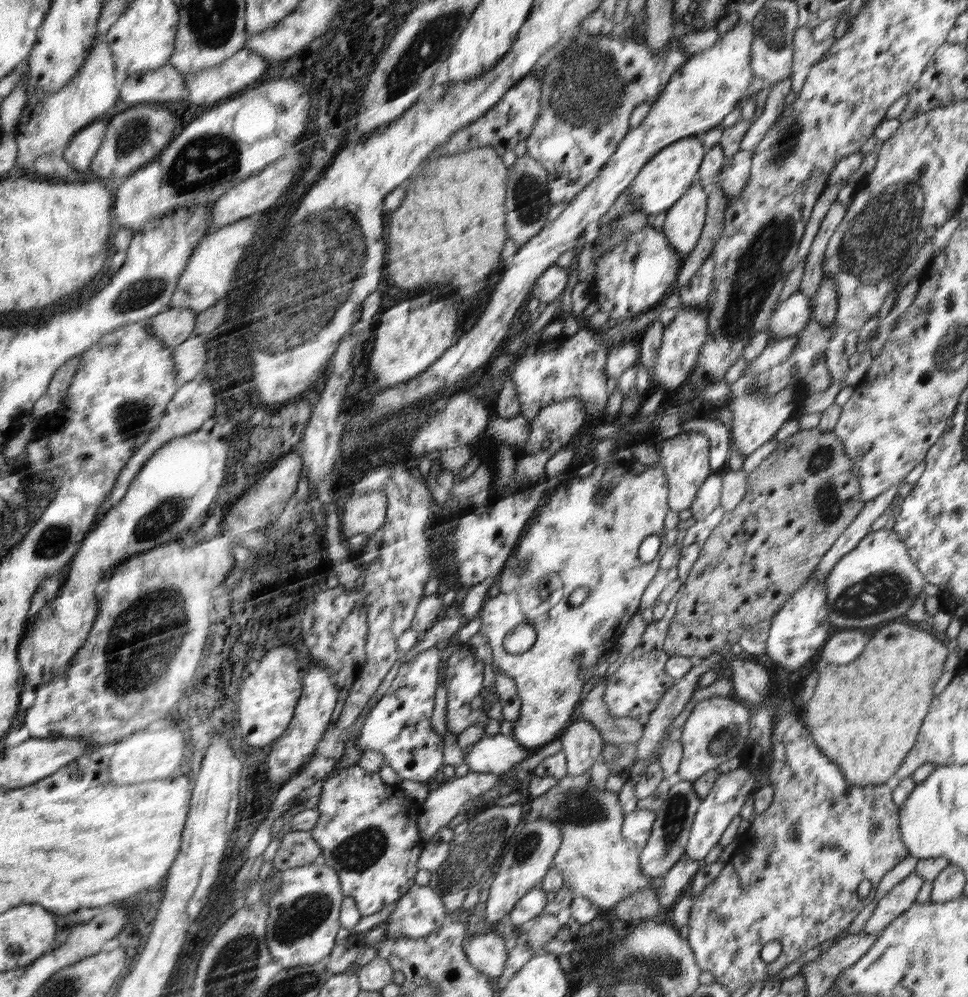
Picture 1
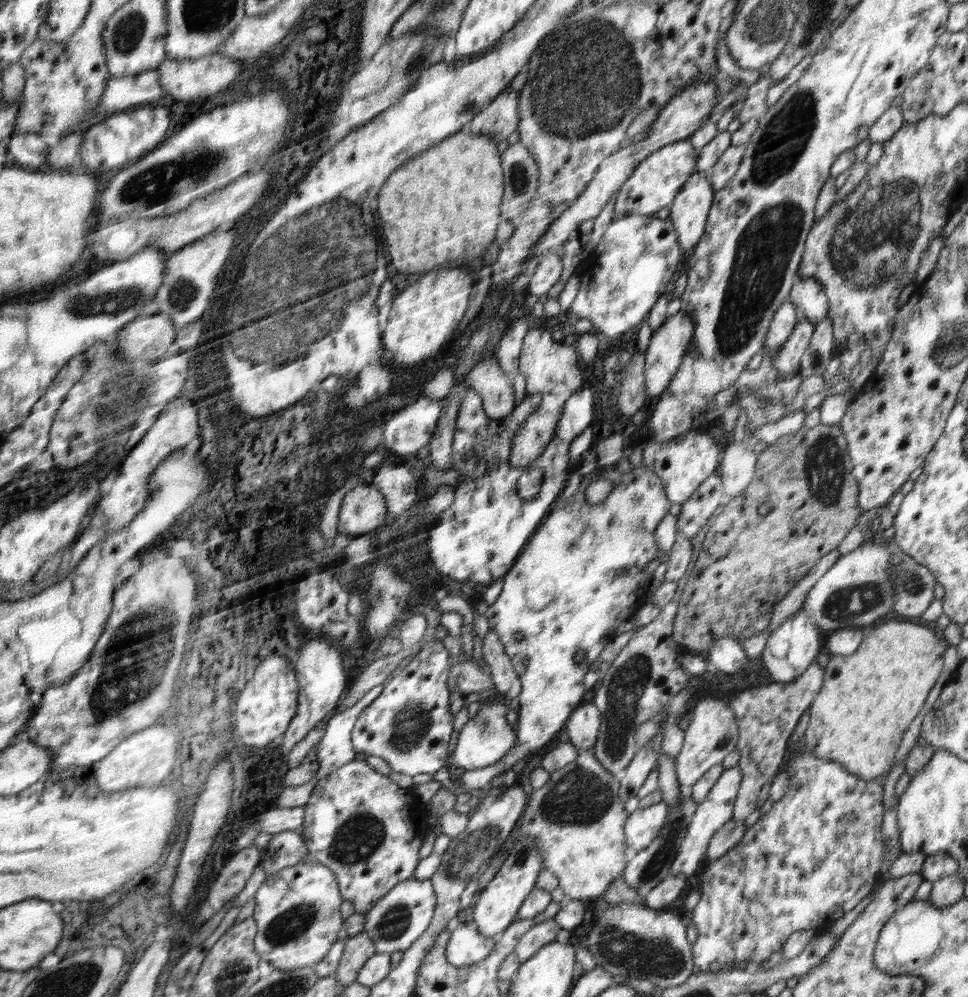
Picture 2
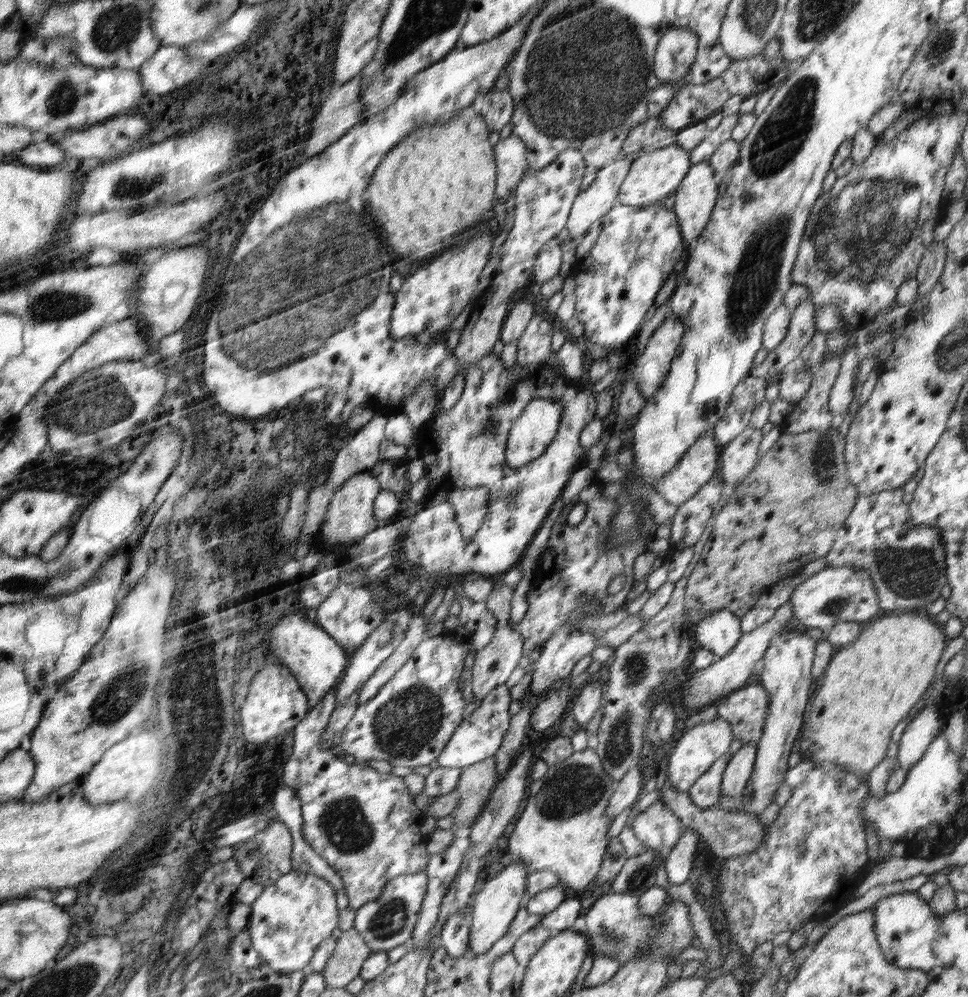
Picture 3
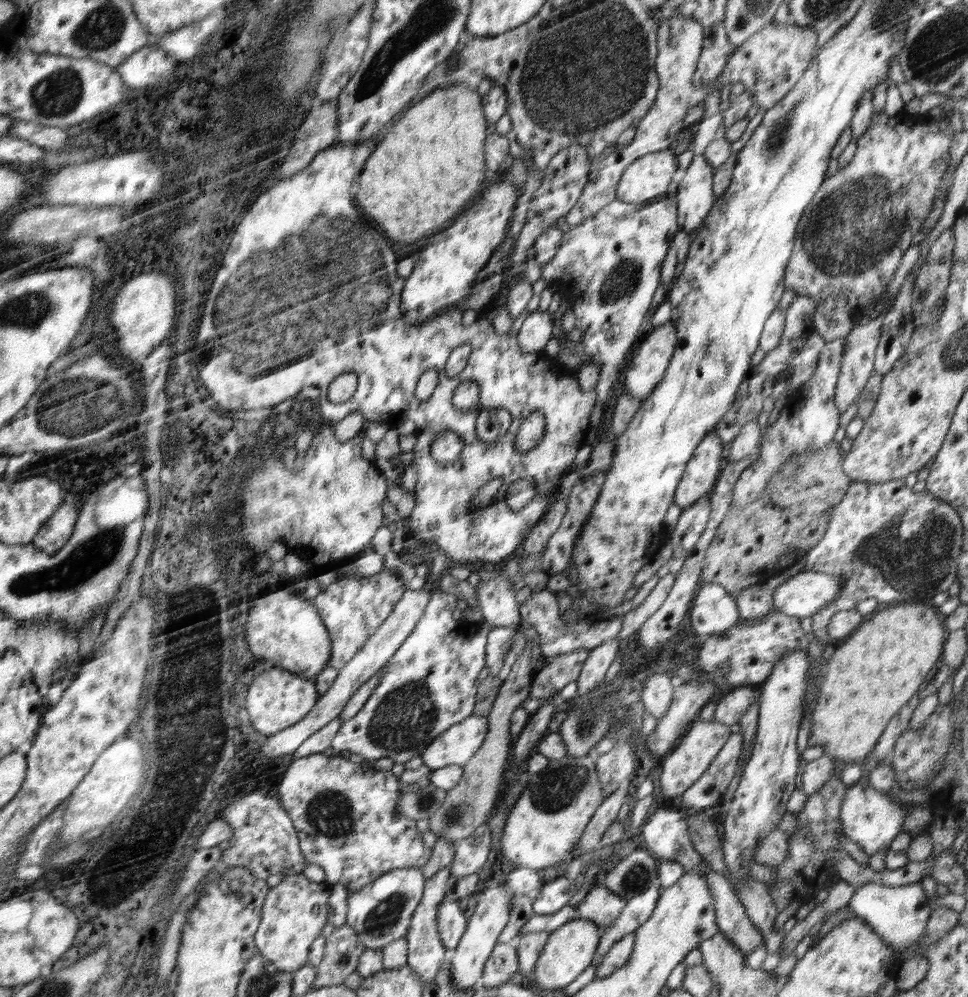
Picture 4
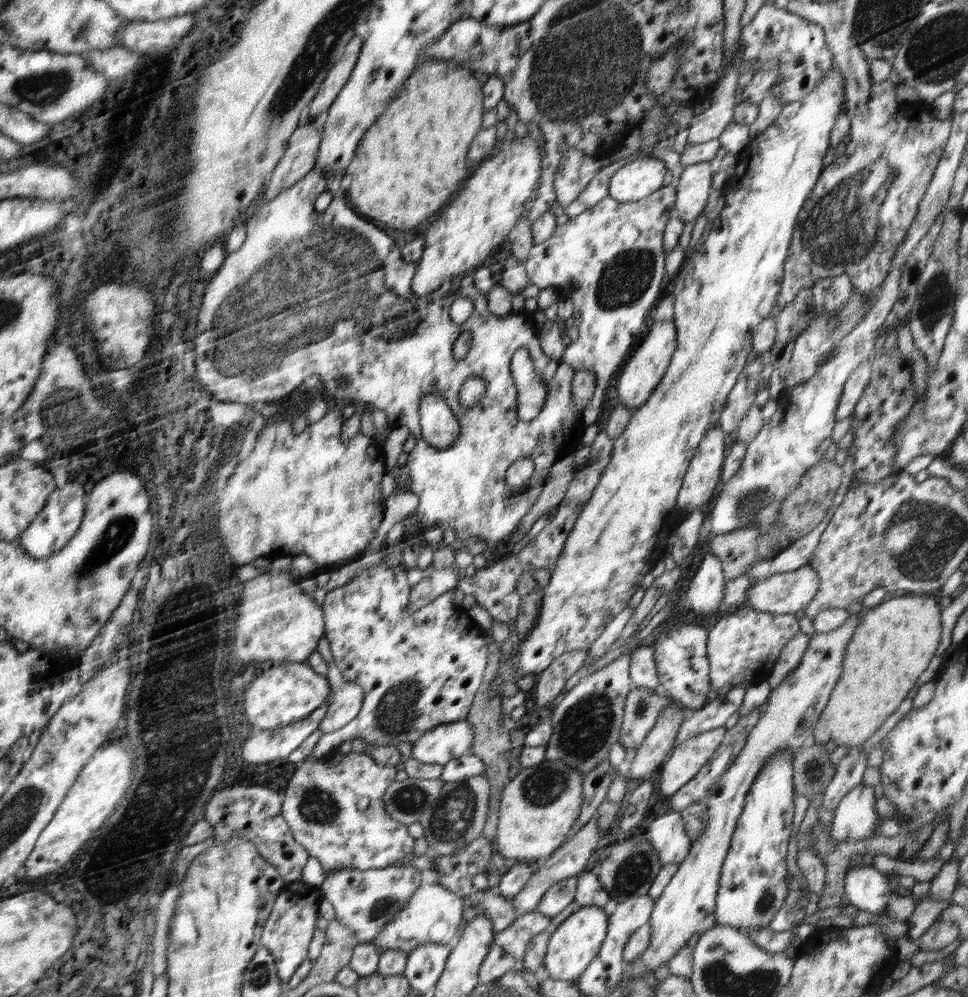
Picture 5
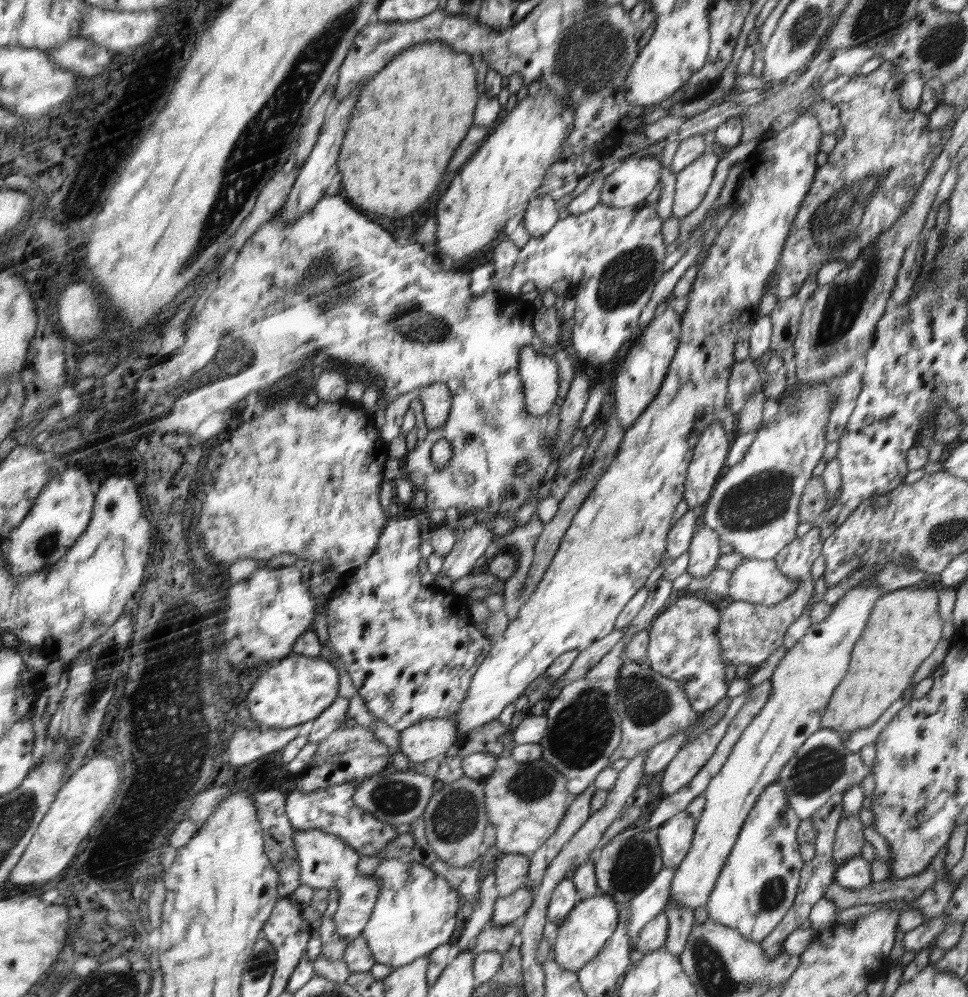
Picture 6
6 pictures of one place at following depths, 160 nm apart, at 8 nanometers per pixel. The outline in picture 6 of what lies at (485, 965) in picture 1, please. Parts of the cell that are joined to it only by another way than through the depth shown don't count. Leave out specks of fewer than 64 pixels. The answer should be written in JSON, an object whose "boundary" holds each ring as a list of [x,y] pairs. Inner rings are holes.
{"boundary":[[[409,857],[382,858],[371,875],[381,886],[381,891],[370,923],[364,927],[361,935],[367,940],[376,963],[398,968],[450,940],[456,926],[460,896],[455,888],[450,888],[451,884],[444,877]]]}

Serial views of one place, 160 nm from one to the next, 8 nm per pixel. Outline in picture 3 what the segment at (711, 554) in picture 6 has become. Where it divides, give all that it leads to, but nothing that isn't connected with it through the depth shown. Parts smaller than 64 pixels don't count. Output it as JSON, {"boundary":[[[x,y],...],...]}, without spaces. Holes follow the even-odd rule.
{"boundary":[[[717,610],[709,614],[697,624],[695,632],[702,649],[712,651],[716,659],[730,654],[742,635],[740,618],[736,618],[729,610]]]}

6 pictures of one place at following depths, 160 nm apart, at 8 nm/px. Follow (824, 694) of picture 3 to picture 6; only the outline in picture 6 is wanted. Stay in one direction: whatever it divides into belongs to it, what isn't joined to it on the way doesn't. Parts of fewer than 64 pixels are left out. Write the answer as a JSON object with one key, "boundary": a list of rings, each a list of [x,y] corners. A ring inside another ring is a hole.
{"boundary":[[[912,586],[878,598],[854,646],[848,670],[829,700],[821,728],[854,732],[874,724],[889,706],[900,700],[917,668],[943,639],[943,633],[938,591]]]}

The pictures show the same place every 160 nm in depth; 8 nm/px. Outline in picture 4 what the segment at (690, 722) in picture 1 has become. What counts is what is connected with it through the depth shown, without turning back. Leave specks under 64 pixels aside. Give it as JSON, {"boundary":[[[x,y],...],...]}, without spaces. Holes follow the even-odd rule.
{"boundary":[[[697,716],[696,720],[687,728],[676,749],[661,760],[660,784],[664,796],[678,801],[679,797],[692,786],[693,782],[696,782],[705,773],[730,735],[730,725],[712,720],[701,721]]]}

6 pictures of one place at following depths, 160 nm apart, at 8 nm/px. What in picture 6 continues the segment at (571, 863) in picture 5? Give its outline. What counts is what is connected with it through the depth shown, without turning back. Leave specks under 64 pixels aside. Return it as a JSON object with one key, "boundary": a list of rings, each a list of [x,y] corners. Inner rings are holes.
{"boundary":[[[526,886],[520,887],[510,896],[499,898],[495,902],[490,924],[507,925],[516,919],[522,919],[533,901],[535,891]]]}

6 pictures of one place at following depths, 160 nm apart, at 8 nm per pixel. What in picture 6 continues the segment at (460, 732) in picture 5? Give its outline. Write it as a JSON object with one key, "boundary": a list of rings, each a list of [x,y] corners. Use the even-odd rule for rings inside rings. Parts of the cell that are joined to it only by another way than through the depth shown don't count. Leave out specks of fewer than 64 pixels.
{"boundary":[[[424,718],[400,732],[400,749],[412,762],[452,755],[459,740],[459,730],[452,718]]]}

